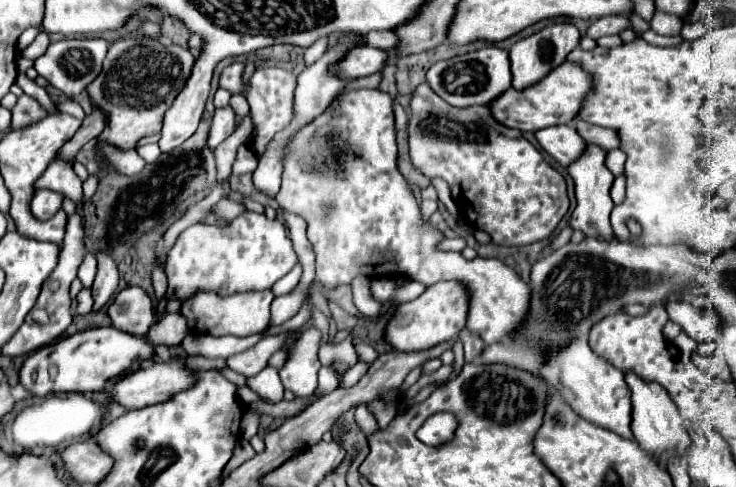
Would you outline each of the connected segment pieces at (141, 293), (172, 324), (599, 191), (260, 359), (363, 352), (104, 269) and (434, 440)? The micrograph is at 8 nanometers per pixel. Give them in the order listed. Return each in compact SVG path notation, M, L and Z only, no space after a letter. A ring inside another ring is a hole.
M137 286L125 288L117 294L115 302L109 306L109 316L115 328L129 328L123 332L133 332L137 336L145 336L155 320L151 298L143 288Z
M165 314L163 320L153 324L151 332L145 338L149 338L149 342L155 346L165 346L165 344L181 344L187 334L189 334L187 320L181 314Z
M589 144L589 150L567 170L575 182L575 196L577 196L577 208L573 210L569 226L573 230L581 230L585 234L585 238L597 238L597 240L605 240L605 242L613 240L615 234L609 224L609 214L613 210L613 202L609 196L609 190L613 184L613 174L605 166L605 150Z
M267 336L261 342L257 342L255 346L251 346L249 350L245 350L243 354L231 356L227 360L227 366L233 372L251 378L251 376L259 374L267 366L267 360L271 358L271 354L277 352L281 346L283 346L283 338L281 336Z
M355 344L355 350L357 350L359 360L365 362L373 362L379 356L379 352L373 346L369 346L369 344Z
M97 256L99 262L99 270L95 276L95 282L91 286L93 290L93 312L101 310L111 296L117 290L119 284L119 272L117 272L117 264L113 264L113 260L109 260L109 256Z
M437 412L423 422L417 430L417 438L427 446L441 446L453 438L457 430L457 418L451 412Z

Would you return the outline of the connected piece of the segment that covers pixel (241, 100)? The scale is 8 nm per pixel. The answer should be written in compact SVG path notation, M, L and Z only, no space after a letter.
M233 95L229 101L229 105L232 107L236 114L237 127L240 121L249 113L249 104L245 97L241 95Z

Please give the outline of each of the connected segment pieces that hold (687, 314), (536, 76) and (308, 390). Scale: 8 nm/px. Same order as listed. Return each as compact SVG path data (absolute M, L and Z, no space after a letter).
M669 302L669 320L681 326L681 330L695 342L719 340L719 316L715 308L695 308L689 302Z
M561 22L561 24L553 24L549 28L543 28L541 32L533 34L529 38L515 42L509 50L511 72L513 72L513 88L525 90L525 88L537 84L539 80L543 80L553 68L557 68L559 64L565 62L567 54L579 46L579 40L581 40L579 30L573 24Z
M309 328L289 350L289 360L279 370L285 390L291 390L295 396L311 396L317 388L317 372L321 368L317 360L317 350L321 346L319 338L319 330Z

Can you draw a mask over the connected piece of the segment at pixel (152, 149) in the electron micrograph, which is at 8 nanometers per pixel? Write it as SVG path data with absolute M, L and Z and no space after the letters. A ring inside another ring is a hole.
M157 144L139 146L139 156L141 156L147 164L153 164L153 162L161 156L161 150L159 150L159 146L157 146Z

